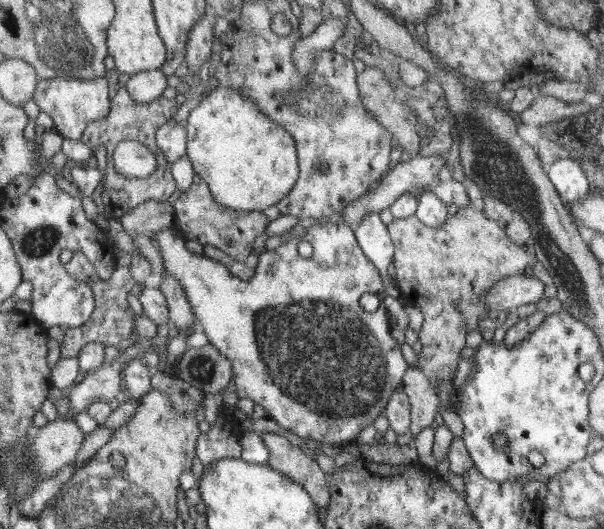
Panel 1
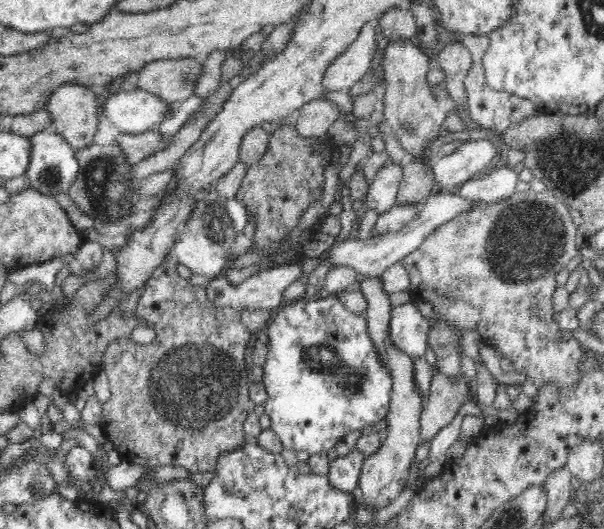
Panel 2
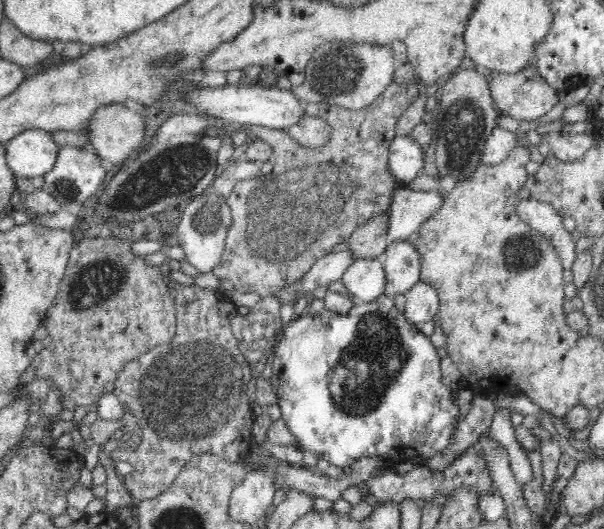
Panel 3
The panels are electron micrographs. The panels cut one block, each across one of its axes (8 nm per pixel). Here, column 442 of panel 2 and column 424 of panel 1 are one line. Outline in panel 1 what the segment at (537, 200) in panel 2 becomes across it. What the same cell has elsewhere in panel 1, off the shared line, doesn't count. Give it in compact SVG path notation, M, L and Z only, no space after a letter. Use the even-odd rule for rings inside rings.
M470 202L464 208L458 209L454 215L448 215L442 226L432 228L420 222L414 214L406 218L394 219L387 226L390 238L393 242L394 256L393 262L396 269L394 284L397 285L401 293L408 292L406 286L410 288L409 296L414 296L414 305L418 306L424 315L424 324L419 332L419 344L421 344L418 368L429 378L436 393L440 392L437 382L441 380L445 385L450 385L450 380L454 378L452 372L456 374L458 360L460 360L460 350L466 346L466 332L468 330L478 330L482 321L488 318L491 310L486 310L487 306L481 301L487 292L503 278L510 275L520 275L520 272L528 266L533 266L537 260L536 254L532 250L530 254L524 252L505 233L505 229L500 224L492 224L488 220L485 211L476 210Z

